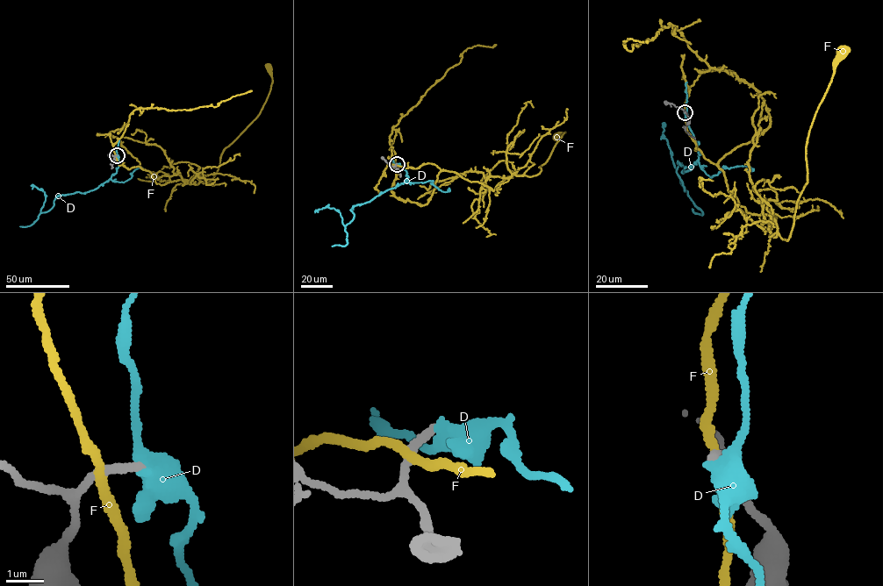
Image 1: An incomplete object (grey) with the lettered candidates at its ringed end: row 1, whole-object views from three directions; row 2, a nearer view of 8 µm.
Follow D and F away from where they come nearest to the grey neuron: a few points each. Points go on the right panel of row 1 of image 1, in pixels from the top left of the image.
D: (684, 112), (699, 153), (686, 171), (677, 162), (677, 171), (685, 190), (667, 140), (662, 136), (665, 124)
F: (685, 112), (695, 149), (728, 190), (748, 213), (776, 217), (771, 234), (788, 240), (811, 125), (843, 52)

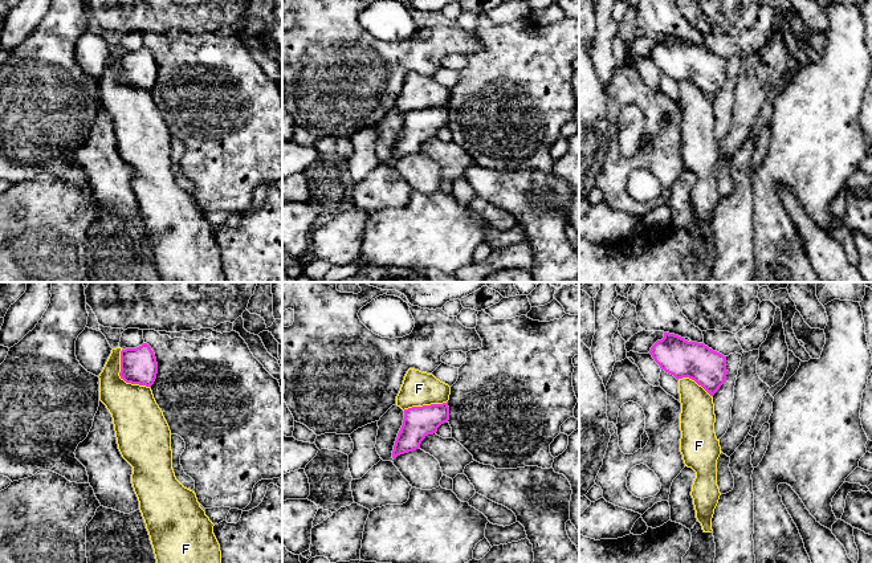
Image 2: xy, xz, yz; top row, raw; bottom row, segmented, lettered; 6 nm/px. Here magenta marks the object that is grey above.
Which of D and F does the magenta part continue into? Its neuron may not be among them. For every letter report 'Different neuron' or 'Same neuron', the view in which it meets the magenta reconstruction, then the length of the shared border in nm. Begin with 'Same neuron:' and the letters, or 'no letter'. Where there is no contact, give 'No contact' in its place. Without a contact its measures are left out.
Same neuron: no letter
D: Different neuron. No contact
F: Different neuron. Touches magenta in xy. Shared border 280 nm

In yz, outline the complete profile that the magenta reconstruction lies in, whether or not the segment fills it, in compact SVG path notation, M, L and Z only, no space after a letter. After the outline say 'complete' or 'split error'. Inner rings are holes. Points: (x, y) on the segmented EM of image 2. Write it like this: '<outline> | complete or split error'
M664 333L649 354L661 370L677 380L689 378L713 396L726 380L726 356L704 343L688 342L684 338Z | complete

